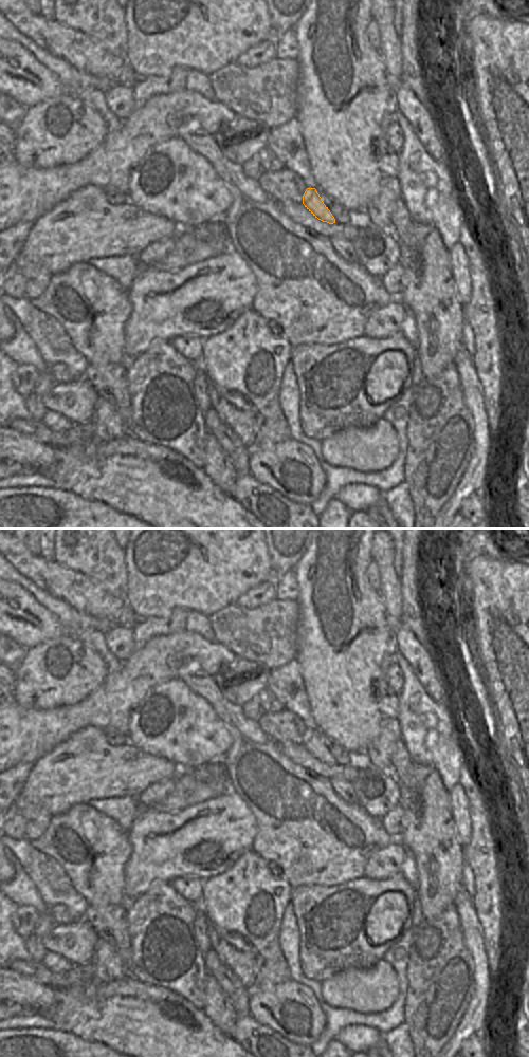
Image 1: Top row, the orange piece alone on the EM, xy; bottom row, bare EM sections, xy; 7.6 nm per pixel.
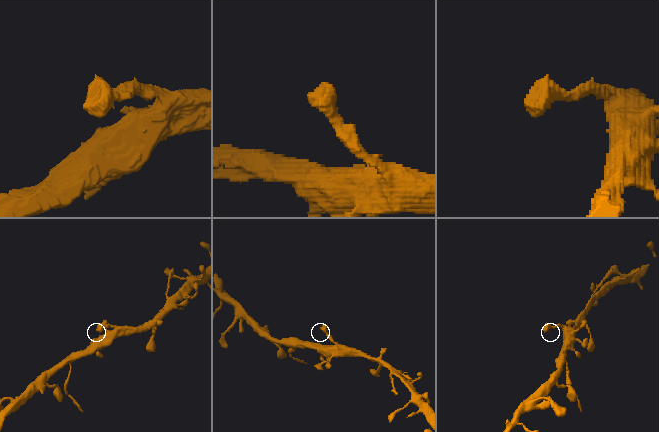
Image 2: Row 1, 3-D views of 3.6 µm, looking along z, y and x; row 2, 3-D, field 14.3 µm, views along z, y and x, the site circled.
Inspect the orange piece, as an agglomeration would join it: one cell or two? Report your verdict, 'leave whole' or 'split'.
leave whole

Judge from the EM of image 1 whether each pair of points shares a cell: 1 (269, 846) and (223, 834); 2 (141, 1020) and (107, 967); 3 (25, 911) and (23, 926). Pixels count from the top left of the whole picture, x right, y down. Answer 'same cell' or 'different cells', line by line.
1: different cells
2: different cells
3: same cell

